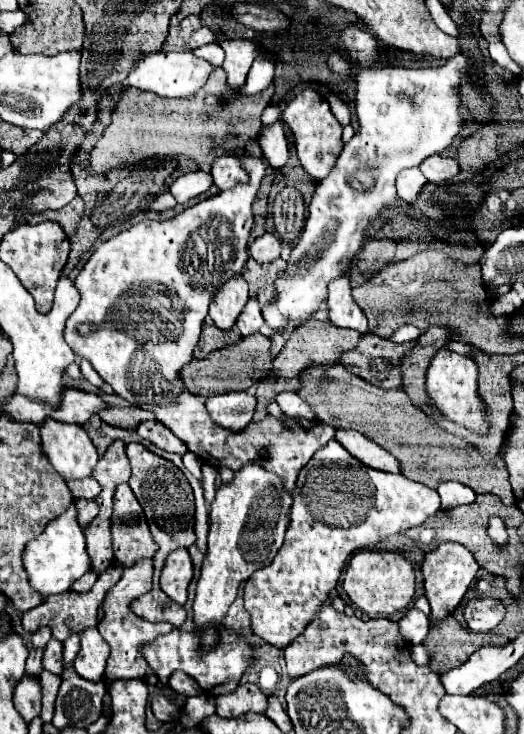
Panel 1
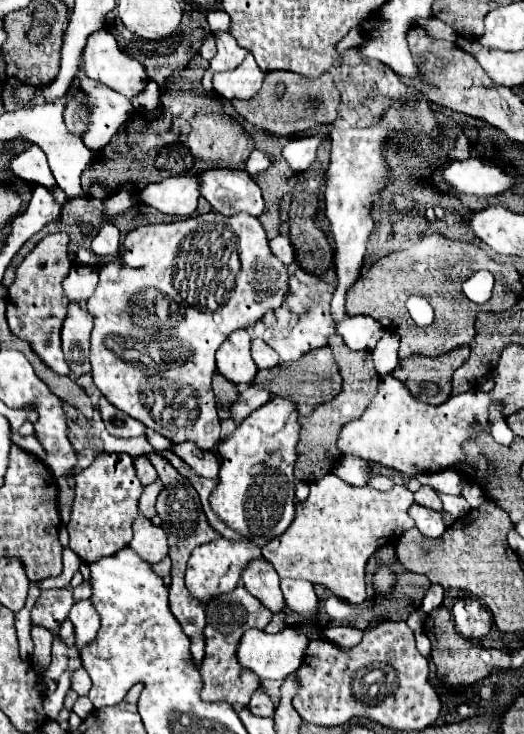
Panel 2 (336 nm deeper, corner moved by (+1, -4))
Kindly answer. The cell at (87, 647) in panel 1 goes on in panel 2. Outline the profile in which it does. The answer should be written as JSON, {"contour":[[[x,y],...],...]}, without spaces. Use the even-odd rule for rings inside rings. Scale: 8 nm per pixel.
{"contour":[[[83,599],[83,601],[77,601],[69,613],[69,619],[73,621],[75,625],[75,647],[81,649],[85,645],[89,645],[95,637],[97,637],[97,631],[99,631],[99,613],[95,611],[91,599]]]}

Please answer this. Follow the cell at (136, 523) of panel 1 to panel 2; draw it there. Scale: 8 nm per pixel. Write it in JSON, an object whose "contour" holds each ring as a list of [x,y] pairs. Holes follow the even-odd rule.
{"contour":[[[155,481],[155,483],[151,483],[151,485],[147,485],[145,489],[143,489],[143,495],[141,495],[141,499],[139,499],[139,511],[145,515],[145,517],[149,517],[149,519],[153,519],[155,515],[157,515],[157,511],[155,511],[155,503],[157,503],[157,497],[159,497],[159,491],[163,489],[163,485],[159,483],[159,481]]]}

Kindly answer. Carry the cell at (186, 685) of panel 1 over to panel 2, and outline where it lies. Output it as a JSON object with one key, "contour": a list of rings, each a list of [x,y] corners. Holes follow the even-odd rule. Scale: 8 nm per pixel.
{"contour":[[[243,585],[235,587],[229,593],[217,595],[205,605],[205,615],[207,615],[207,625],[205,625],[205,659],[201,663],[201,677],[203,677],[203,691],[201,699],[203,701],[227,701],[231,705],[247,705],[251,695],[259,689],[261,681],[253,671],[247,671],[245,667],[239,667],[235,649],[239,645],[239,639],[243,637],[245,631],[249,629],[265,629],[273,617],[273,613],[259,603]]]}

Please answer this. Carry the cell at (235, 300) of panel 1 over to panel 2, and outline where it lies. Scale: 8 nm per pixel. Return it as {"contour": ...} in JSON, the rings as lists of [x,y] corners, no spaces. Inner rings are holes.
{"contour":[[[235,331],[217,349],[217,371],[235,385],[251,385],[257,375],[257,365],[251,359],[251,339],[247,331]]]}

